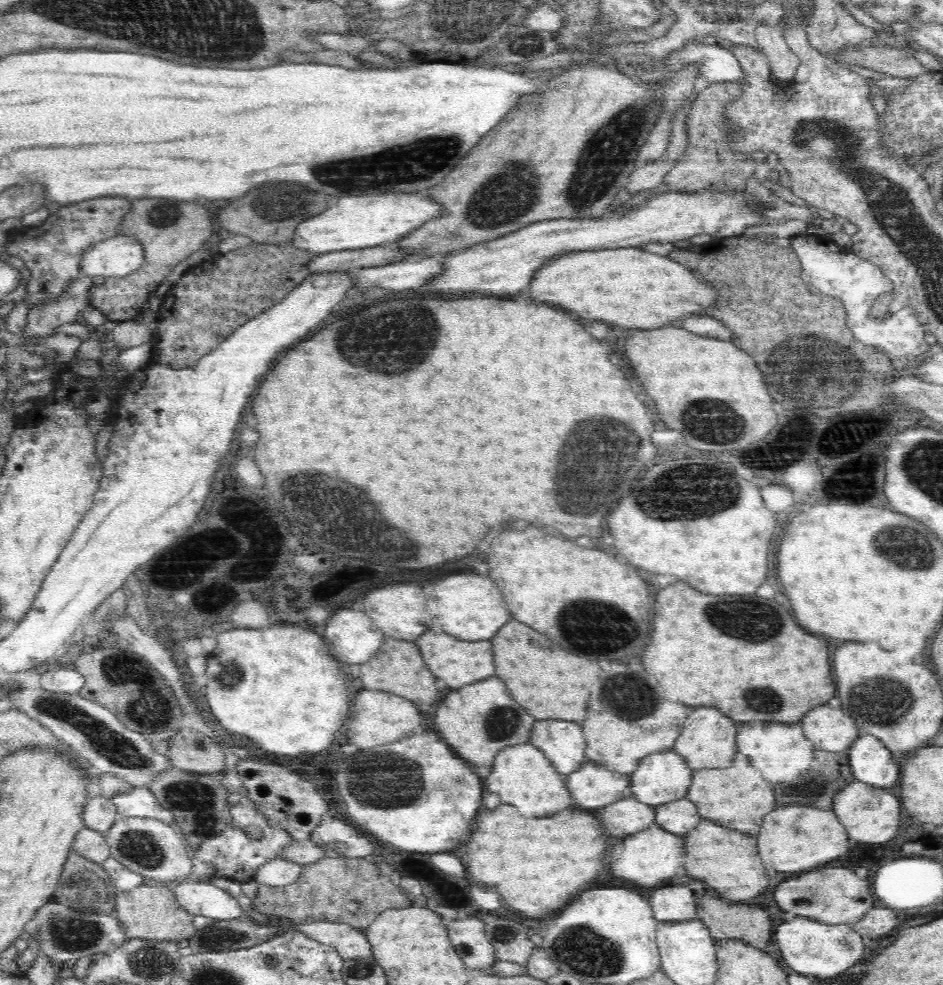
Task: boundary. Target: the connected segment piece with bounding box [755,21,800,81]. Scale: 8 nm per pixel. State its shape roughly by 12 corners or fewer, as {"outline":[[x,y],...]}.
{"outline":[[761,21],[755,37],[774,76],[794,79],[800,58],[781,27]]}

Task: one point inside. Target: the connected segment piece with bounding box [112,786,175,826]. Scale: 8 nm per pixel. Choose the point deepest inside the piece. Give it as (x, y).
(140, 802)

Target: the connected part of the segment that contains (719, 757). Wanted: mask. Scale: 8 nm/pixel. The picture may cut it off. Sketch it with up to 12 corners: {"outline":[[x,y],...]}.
{"outline":[[716,708],[687,716],[674,751],[694,771],[728,768],[736,724]]}

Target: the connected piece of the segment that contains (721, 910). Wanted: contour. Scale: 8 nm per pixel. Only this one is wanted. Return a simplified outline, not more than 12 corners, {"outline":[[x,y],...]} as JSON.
{"outline":[[704,896],[698,918],[711,938],[754,948],[772,936],[770,916]]}

